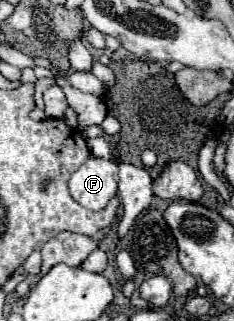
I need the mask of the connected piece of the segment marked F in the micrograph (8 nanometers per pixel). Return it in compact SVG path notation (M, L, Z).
M90 158L70 178L72 198L88 210L102 210L118 192L118 164Z

